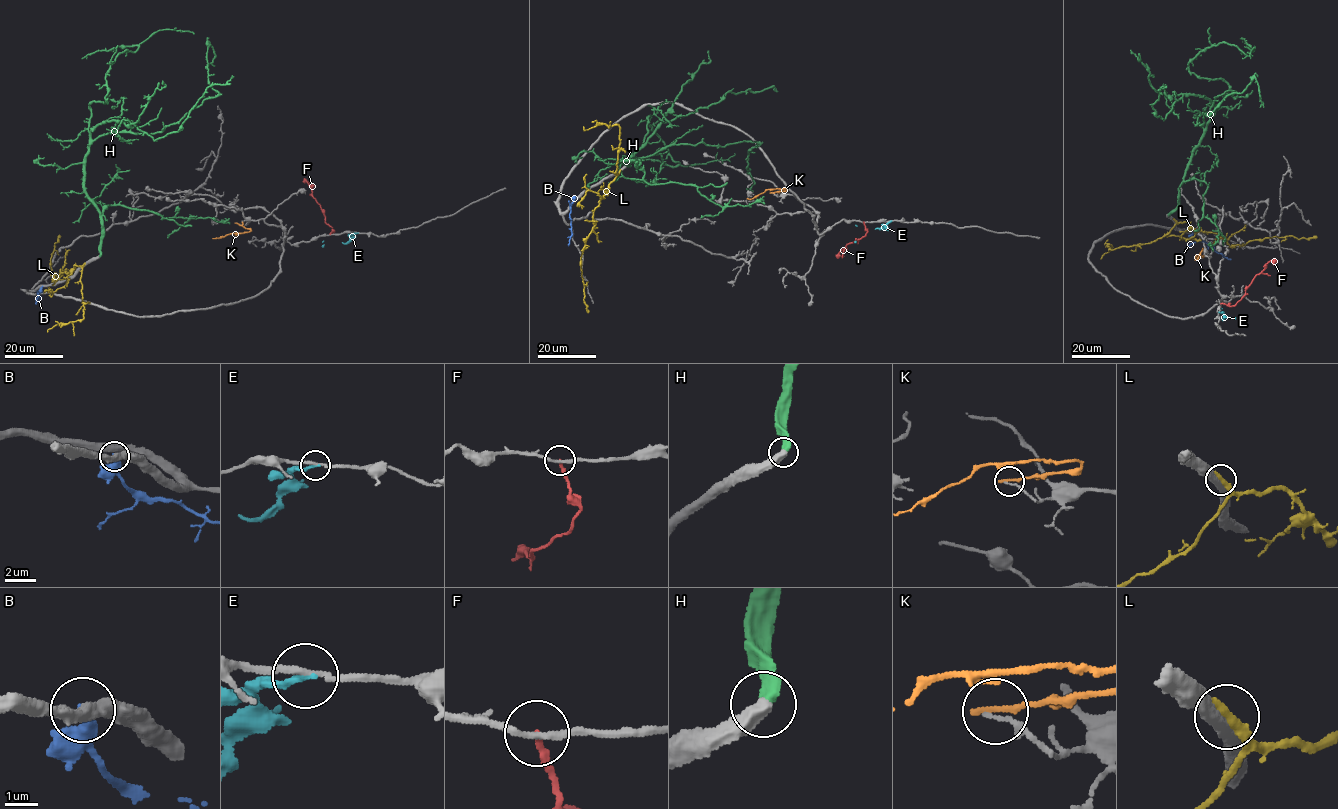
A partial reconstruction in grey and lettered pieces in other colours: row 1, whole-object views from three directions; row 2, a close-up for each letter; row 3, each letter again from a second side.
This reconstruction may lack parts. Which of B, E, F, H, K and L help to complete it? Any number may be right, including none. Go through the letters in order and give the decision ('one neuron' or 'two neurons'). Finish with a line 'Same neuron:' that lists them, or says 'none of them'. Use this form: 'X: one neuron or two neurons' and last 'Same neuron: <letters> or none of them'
B: two neurons
E: two neurons
F: two neurons
H: one neuron
K: two neurons
L: two neurons
Same neuron: H

